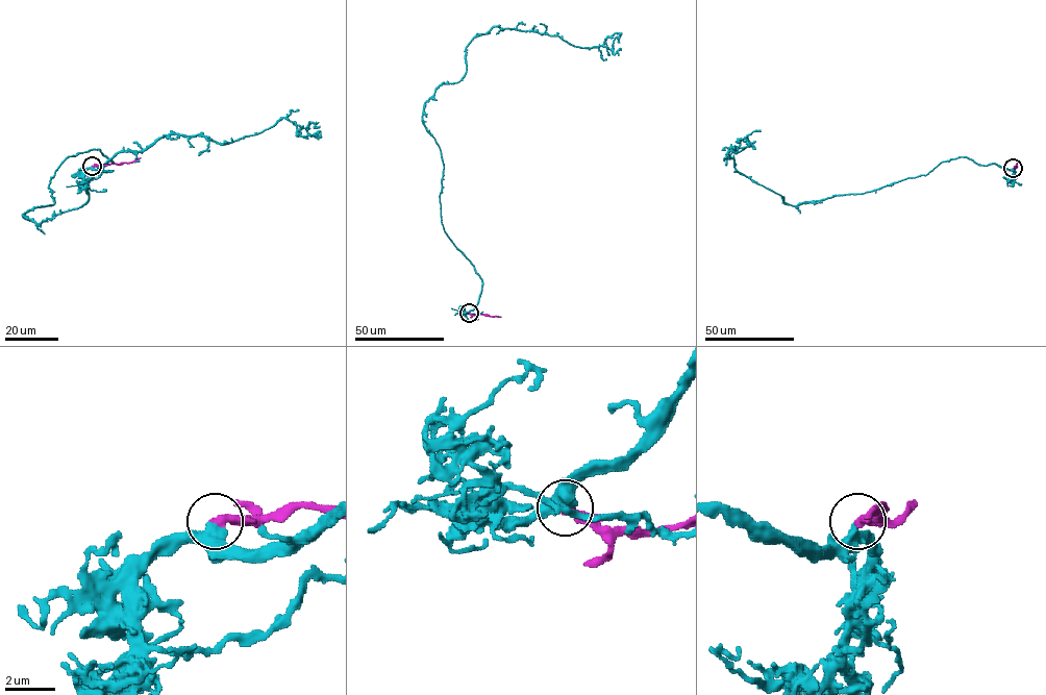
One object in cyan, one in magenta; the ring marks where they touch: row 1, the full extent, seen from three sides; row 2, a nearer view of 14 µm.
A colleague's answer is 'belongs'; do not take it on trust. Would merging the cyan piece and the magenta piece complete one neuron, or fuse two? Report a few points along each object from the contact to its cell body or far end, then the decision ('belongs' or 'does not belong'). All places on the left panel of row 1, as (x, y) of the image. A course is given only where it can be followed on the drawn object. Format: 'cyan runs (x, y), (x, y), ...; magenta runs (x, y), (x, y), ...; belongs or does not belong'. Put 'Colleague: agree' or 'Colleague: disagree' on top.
Colleague: agree
cyan runs (92, 166), (113, 163), (69, 156), (54, 202), (23, 215), (79, 207), (117, 153), (172, 134), (318, 122); magenta runs (92, 166), (131, 163), (141, 157); belongs

